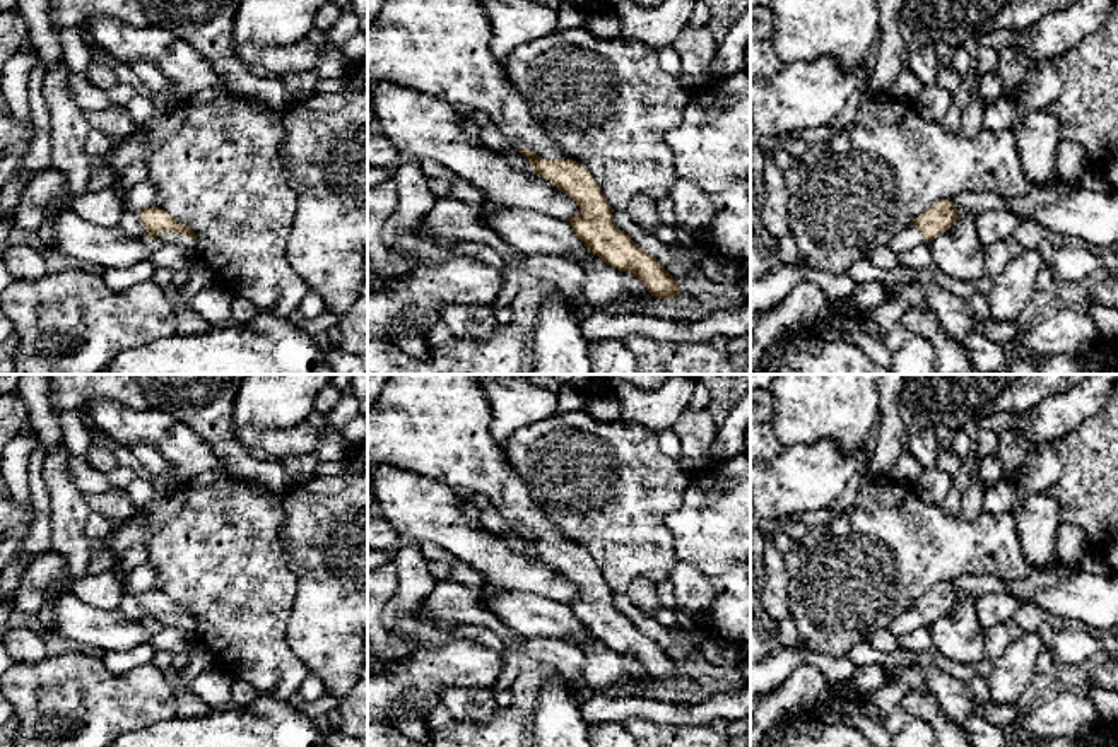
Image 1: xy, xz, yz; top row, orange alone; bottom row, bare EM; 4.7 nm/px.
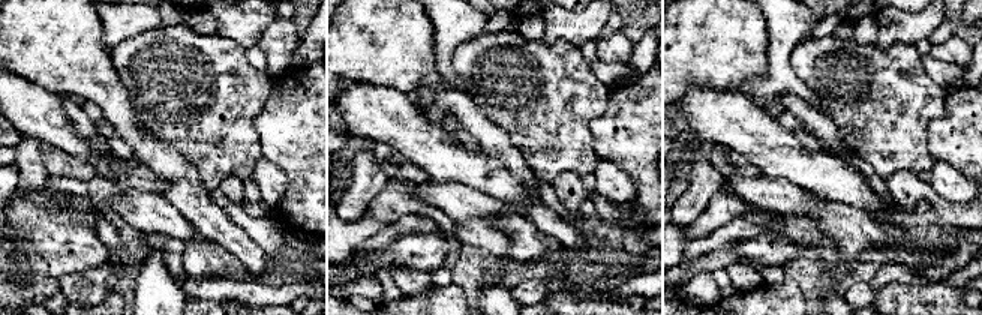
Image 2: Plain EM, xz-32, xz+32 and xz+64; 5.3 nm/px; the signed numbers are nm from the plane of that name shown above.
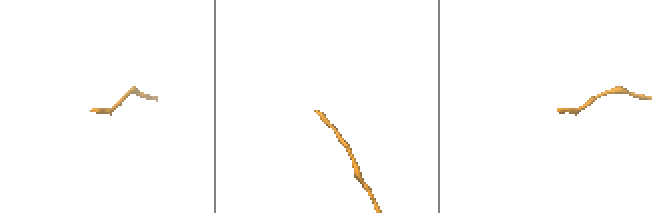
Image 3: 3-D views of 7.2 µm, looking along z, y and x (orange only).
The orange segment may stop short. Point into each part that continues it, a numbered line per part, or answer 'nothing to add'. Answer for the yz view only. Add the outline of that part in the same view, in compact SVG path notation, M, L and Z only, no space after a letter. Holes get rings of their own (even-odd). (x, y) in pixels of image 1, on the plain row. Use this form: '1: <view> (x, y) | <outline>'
1: yz (908, 621) | M911 607L906 612L899 614L889 626L887 631L891 631L894 636L909 634L916 629L925 627L927 622L923 617Z

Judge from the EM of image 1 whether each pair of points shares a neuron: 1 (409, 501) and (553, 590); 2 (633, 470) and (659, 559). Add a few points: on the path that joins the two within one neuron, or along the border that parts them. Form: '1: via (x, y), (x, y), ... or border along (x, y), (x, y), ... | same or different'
1: via (445, 525), (484, 549), (503, 568), (517, 571) | same
2: via (633, 493), (633, 534), (636, 537) | same

